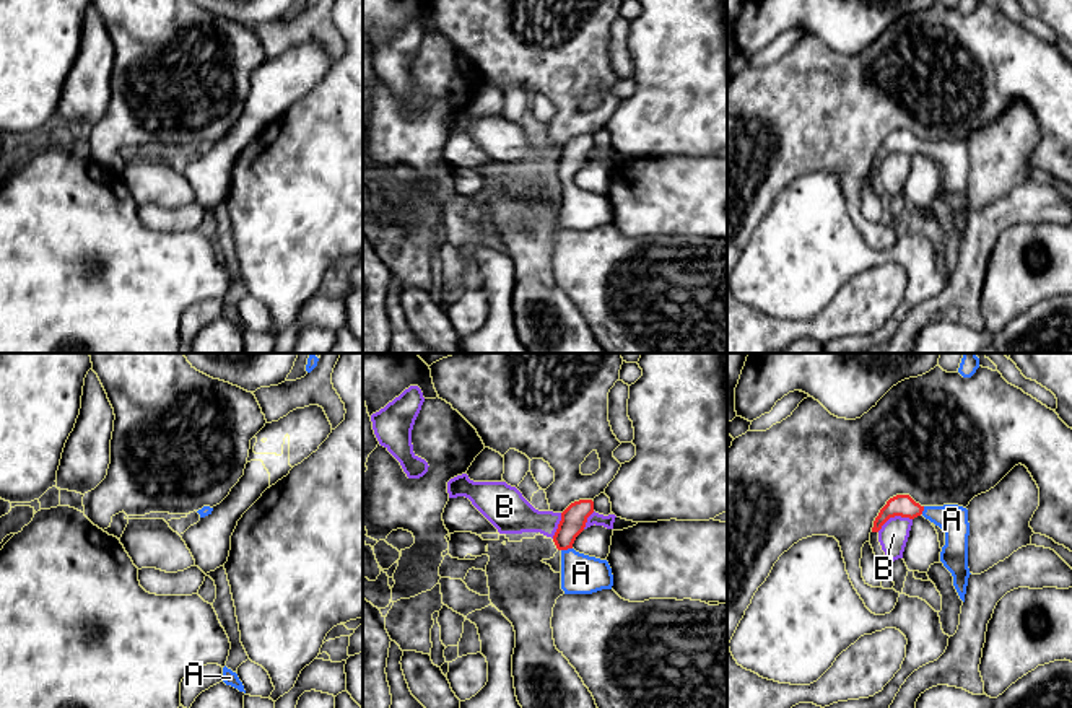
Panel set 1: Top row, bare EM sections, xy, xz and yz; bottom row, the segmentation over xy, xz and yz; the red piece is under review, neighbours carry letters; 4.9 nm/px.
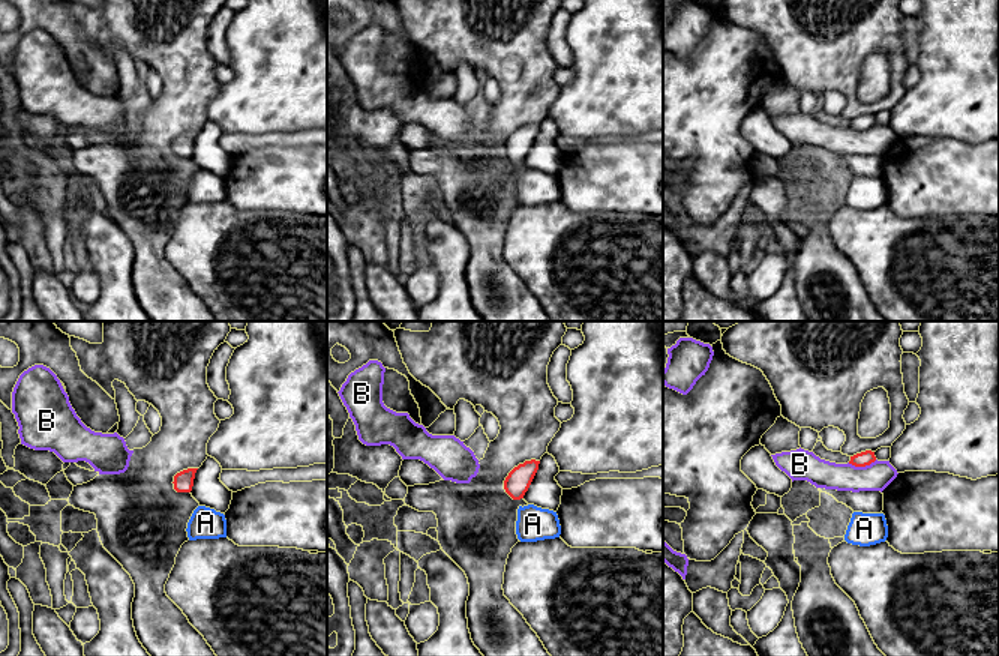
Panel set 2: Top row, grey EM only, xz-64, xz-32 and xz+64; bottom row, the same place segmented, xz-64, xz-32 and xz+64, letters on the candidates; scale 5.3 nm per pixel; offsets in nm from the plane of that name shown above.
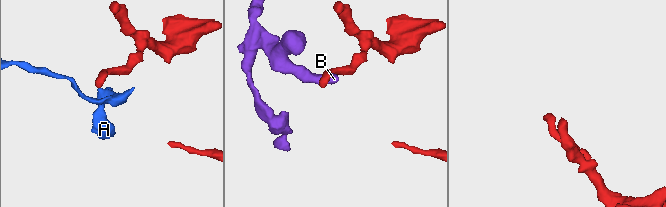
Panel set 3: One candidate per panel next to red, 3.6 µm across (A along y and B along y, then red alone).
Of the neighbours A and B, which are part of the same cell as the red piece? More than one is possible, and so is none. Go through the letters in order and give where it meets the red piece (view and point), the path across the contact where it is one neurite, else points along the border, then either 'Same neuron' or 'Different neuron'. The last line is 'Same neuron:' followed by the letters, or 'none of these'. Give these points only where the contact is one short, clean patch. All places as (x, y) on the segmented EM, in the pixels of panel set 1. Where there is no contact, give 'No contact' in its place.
A: Touches red at xz (566, 549). Path across: xz (573, 521), (566, 533), (566, 549), (571, 562), (581, 573). Same neuron
B: Touches red at yz (893, 516). Boundary: yz (911, 518), (892, 516), (877, 531). Different neuron
Same neuron: A

